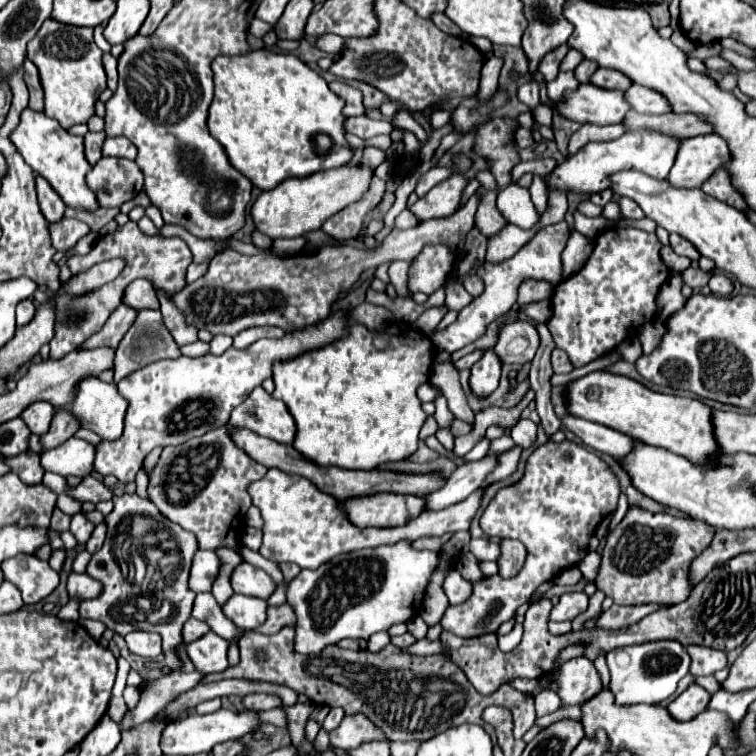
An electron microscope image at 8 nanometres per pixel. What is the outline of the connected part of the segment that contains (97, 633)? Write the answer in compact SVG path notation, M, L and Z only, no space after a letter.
M81 618L79 623L86 628L90 636L92 636L92 638L94 638L96 641L102 637L103 632L106 630L106 626L97 620Z

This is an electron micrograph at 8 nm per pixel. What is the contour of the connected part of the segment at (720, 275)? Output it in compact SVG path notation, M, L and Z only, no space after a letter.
M716 272L716 274L710 278L708 286L710 286L710 290L712 290L714 294L718 294L718 296L728 296L728 294L734 290L732 280L730 280L724 272Z

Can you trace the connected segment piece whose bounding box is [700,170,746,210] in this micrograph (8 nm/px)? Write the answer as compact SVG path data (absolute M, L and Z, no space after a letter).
M718 170L718 174L714 174L714 178L708 178L702 186L700 186L706 194L730 204L730 206L736 206L738 210L744 210L746 208L746 202L744 198L734 190L734 186L730 184L730 178L724 170Z

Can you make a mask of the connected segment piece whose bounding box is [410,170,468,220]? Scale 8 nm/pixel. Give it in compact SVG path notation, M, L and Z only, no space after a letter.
M452 170L450 178L436 184L424 198L412 204L410 212L420 220L450 216L462 206L462 194L466 186L468 186L468 178Z

